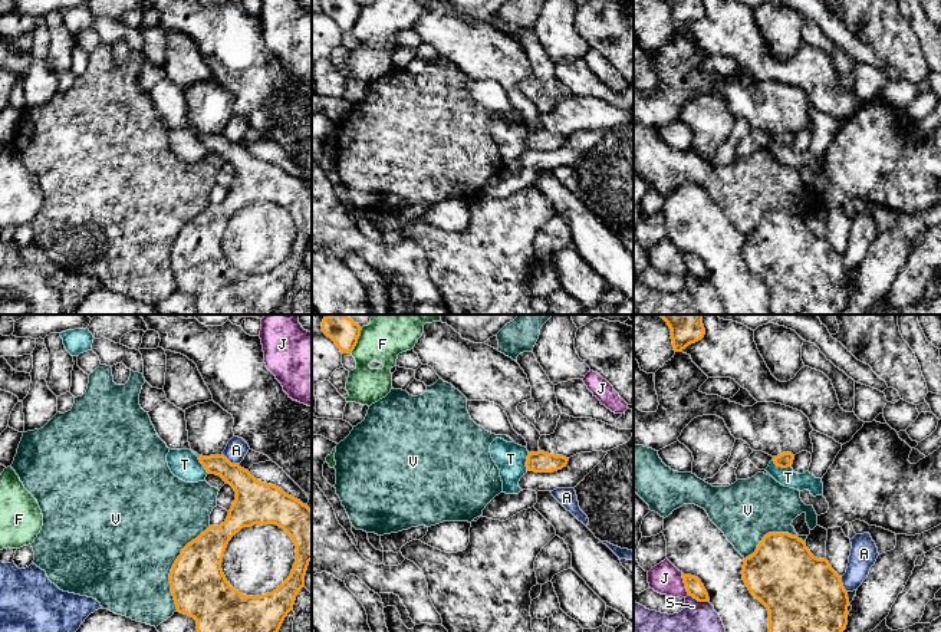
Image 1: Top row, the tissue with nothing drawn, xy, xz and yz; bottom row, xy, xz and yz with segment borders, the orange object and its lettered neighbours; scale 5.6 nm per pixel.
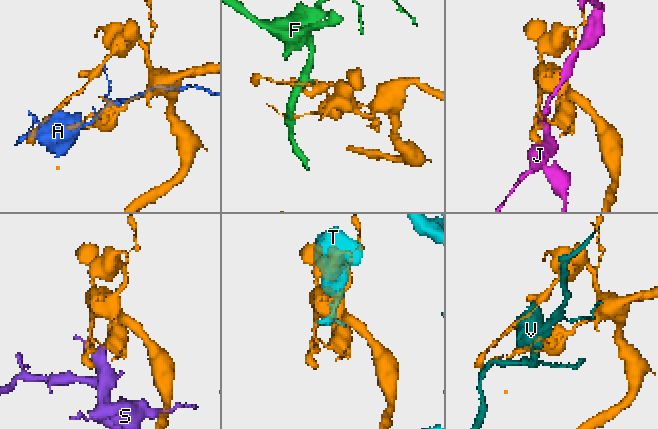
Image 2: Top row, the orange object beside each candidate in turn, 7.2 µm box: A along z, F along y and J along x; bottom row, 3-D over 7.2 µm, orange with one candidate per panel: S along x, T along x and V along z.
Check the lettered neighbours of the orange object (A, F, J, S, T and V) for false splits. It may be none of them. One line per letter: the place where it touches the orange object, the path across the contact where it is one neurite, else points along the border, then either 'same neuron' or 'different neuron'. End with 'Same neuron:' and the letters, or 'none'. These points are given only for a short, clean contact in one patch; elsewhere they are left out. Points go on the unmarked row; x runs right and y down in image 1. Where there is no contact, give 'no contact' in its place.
A: xy (229, 140) | different neuron
F: xz (357, 19) | along xz (362, 6), (358, 20), (351, 30) | different neuron
J: yz (684, 260) | along yz (681, 252), (688, 272) | different neuron
S: yz (698, 279) | along yz (688, 272), (698, 279), (708, 280) | different neuron
T: yz (780, 144) | different neuron
V: xy (173, 244) | different neuron
Same neuron: none

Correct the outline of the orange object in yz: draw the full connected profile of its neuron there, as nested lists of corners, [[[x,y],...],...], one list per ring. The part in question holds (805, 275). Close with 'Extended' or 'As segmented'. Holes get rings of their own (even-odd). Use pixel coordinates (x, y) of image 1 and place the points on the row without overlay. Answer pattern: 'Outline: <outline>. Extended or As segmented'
Outline: [[[769,211],[763,215],[756,230],[744,237],[743,259],[750,271],[769,289],[770,315],[839,315],[848,303],[848,270],[839,254],[826,237],[815,236],[806,221],[789,211]]]. As segmented

